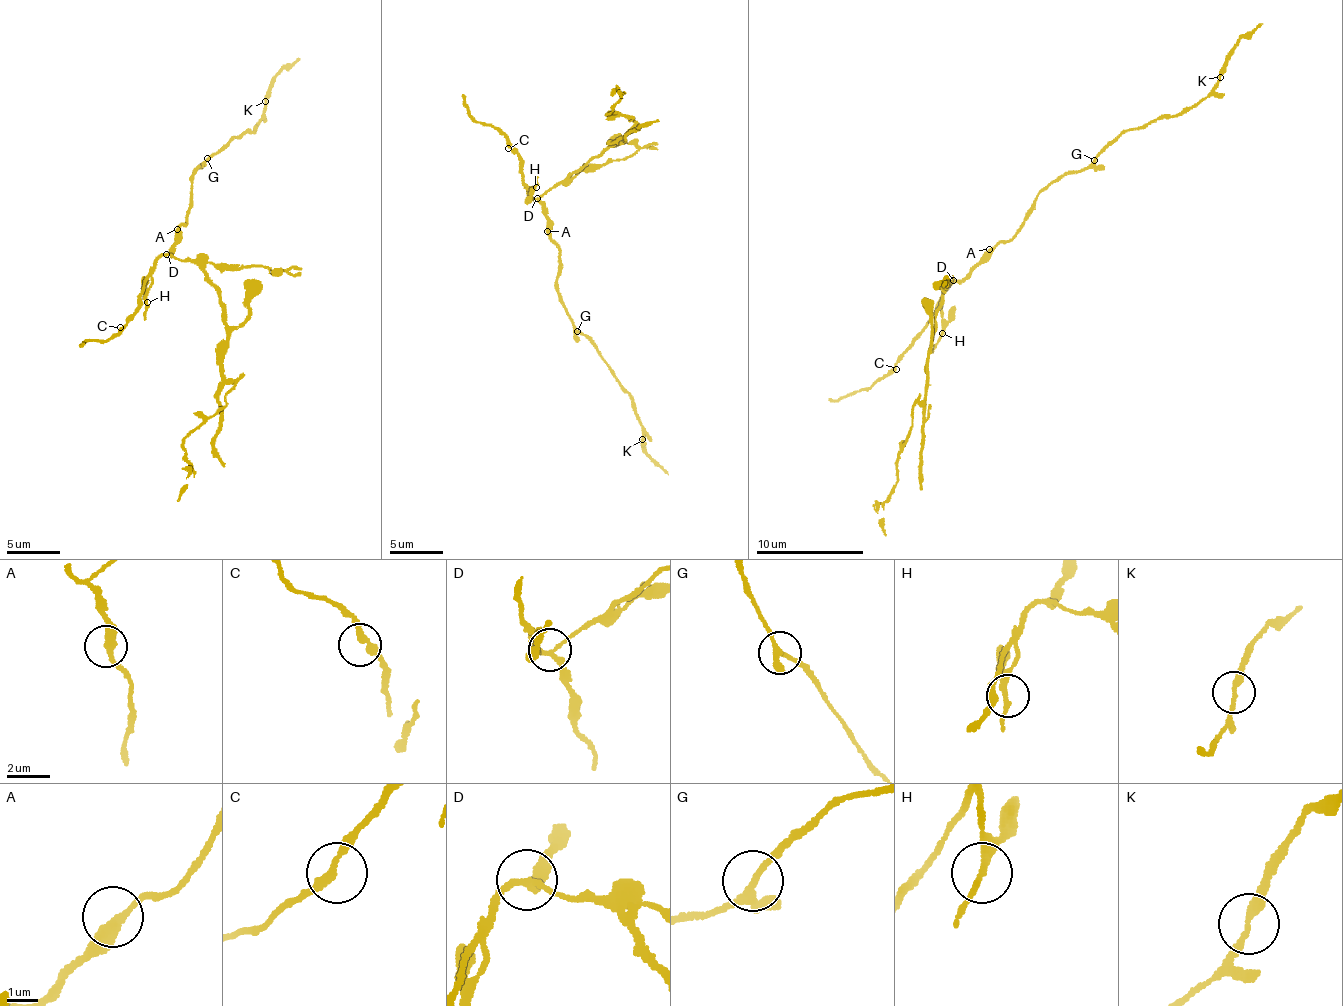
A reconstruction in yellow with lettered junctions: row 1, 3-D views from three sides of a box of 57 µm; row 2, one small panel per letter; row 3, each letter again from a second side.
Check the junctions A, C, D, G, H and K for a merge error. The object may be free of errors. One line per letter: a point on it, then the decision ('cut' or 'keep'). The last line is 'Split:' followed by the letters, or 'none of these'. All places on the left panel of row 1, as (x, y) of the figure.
A: at (177, 229); keep
C: at (120, 327); keep
D: at (166, 254); cut
G: at (207, 158); keep
H: at (147, 302); keep
K: at (265, 101); keep
Split: D

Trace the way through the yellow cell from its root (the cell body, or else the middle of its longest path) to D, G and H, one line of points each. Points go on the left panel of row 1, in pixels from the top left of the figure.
D: (179, 232), (178, 239), (169, 254), (166, 253)
G: (179, 232), (187, 221), (192, 195), (190, 180), (207, 158)
H: (179, 232), (178, 239), (168, 254), (157, 260), (147, 289), (147, 302)

